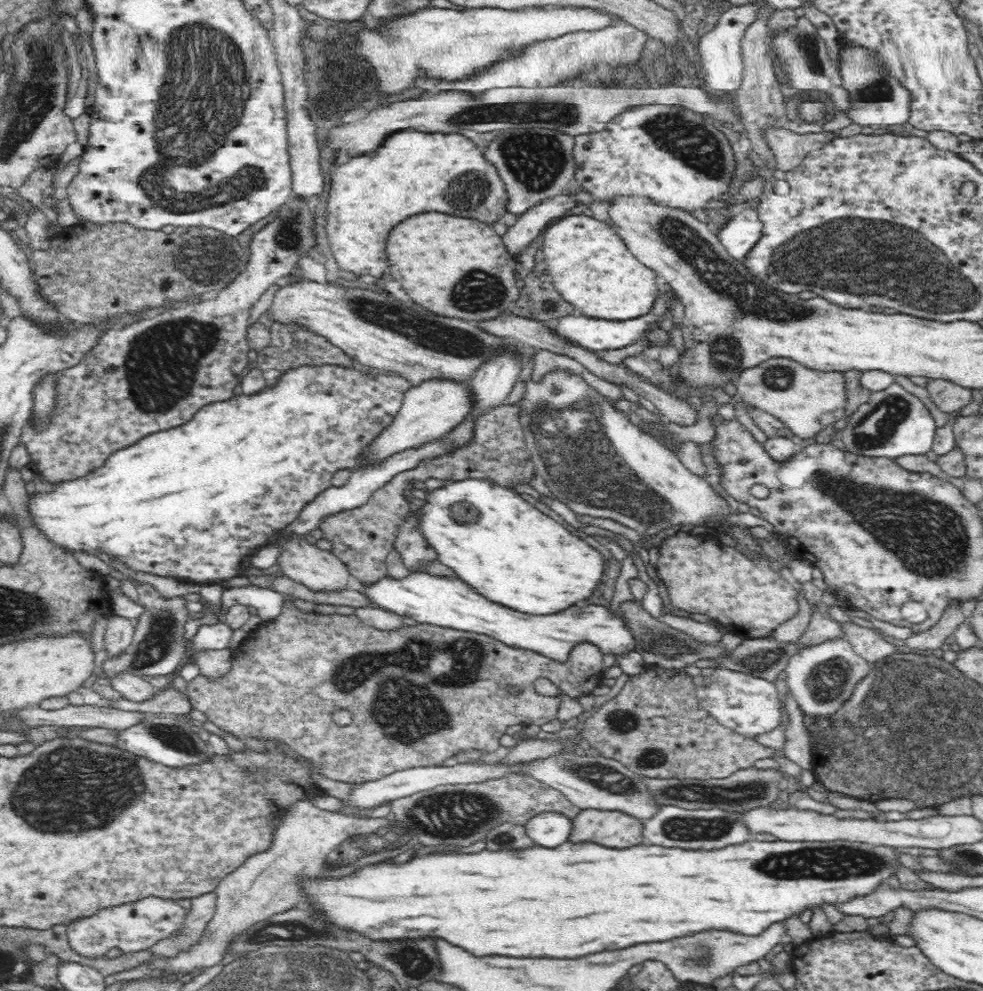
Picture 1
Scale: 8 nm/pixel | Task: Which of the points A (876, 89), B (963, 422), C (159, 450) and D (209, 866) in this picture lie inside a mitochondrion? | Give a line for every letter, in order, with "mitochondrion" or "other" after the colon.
A: mitochondrion
B: other
C: other
D: other

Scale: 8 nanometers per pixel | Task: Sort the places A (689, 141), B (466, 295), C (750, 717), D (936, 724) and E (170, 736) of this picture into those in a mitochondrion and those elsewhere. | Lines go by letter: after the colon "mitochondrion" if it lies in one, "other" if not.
A: mitochondrion
B: mitochondrion
C: other
D: mitochondrion
E: mitochondrion

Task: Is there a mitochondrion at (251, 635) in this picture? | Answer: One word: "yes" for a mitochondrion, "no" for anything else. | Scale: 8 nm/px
no

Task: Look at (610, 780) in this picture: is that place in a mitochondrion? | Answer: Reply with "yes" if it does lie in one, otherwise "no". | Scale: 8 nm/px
yes

